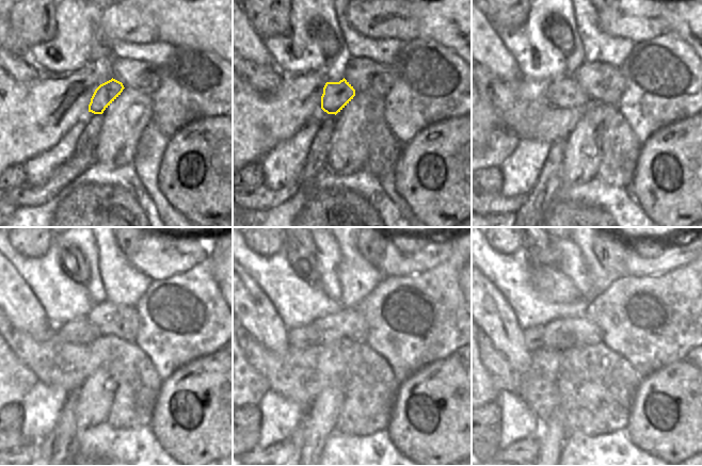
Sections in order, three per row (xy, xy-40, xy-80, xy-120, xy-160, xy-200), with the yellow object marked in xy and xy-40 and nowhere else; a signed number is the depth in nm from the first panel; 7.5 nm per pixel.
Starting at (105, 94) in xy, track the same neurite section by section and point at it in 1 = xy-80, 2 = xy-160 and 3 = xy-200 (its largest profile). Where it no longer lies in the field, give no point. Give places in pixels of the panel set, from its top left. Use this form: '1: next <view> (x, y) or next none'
1: next xy-80 (564, 92)
2: next xy-160 (298, 337)
3: next xy-200 (533, 336)

